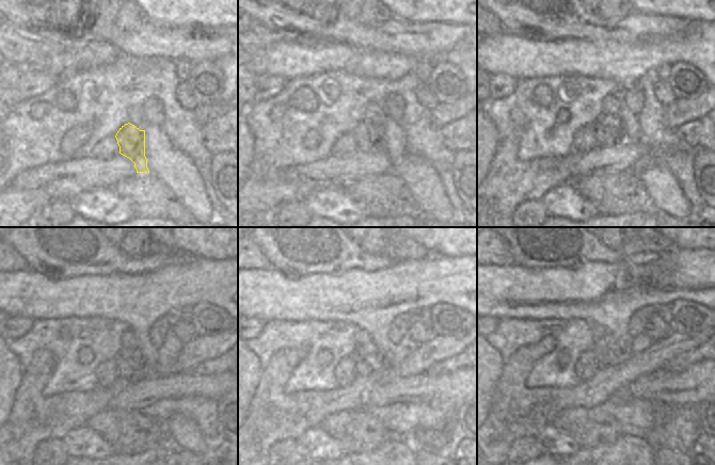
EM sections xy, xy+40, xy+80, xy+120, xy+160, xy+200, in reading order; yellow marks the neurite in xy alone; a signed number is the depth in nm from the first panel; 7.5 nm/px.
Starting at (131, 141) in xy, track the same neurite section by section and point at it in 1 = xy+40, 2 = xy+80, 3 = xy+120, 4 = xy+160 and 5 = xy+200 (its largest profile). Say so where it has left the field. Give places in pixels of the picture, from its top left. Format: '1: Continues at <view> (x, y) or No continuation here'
1: Continues at xy+40 (369, 138)
2: Continues at xy+80 (608, 130)
3: Continues at xy+120 (131, 366)
4: Continues at xy+160 (369, 358)
5: Continues at xy+200 (609, 350)

